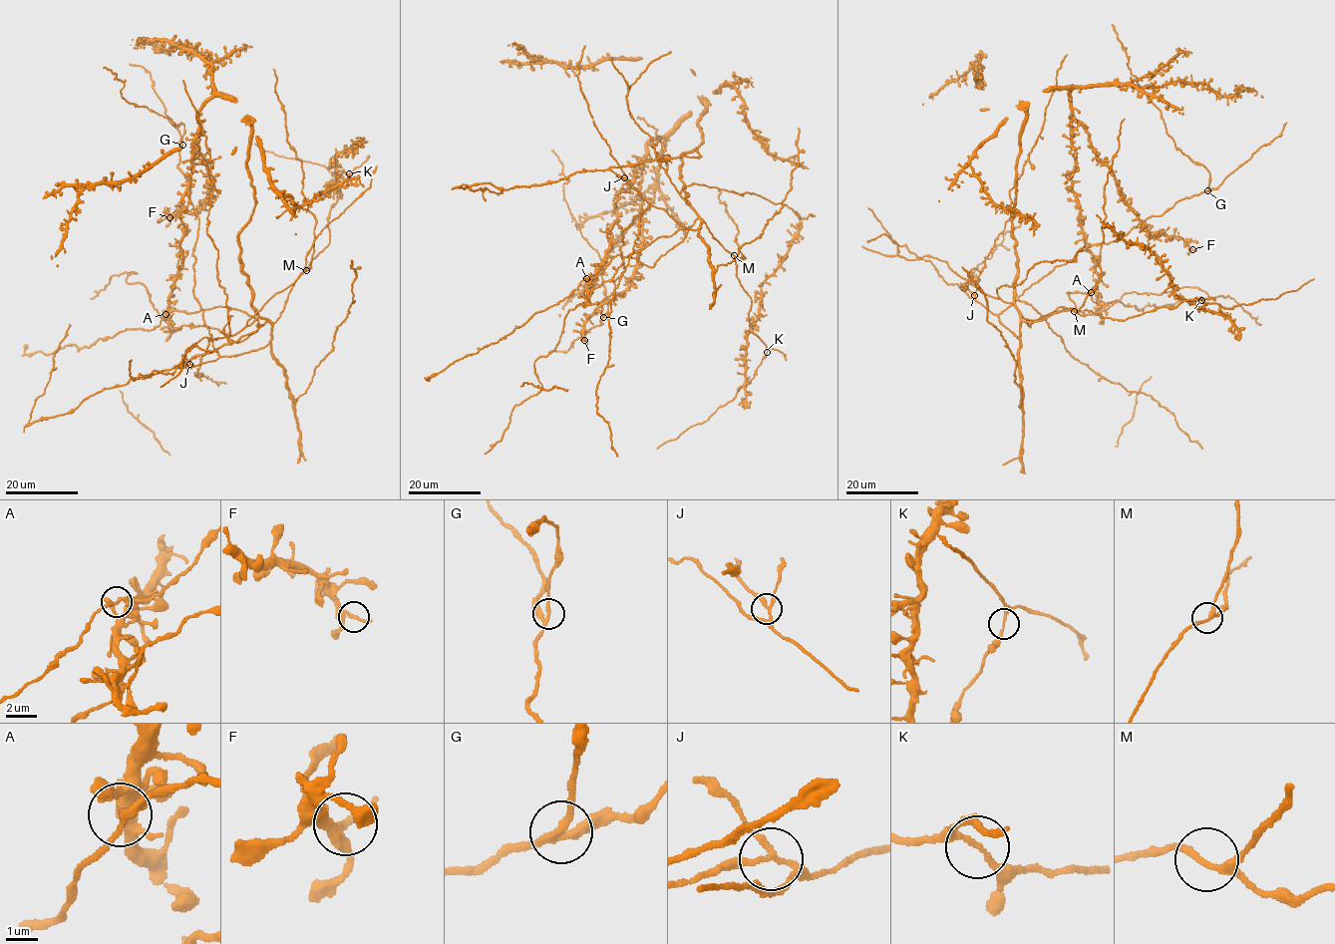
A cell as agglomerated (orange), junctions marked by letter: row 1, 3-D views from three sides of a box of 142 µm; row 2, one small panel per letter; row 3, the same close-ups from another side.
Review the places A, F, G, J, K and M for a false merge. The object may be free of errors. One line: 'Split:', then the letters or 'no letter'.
Split: J

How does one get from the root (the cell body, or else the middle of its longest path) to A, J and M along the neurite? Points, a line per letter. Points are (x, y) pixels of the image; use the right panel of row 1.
A: (1064, 310), (1077, 307), (1067, 292), (1091, 292)
J: (1064, 310), (1038, 320), (1028, 320), (1021, 315), (1018, 338), (974, 295)
M: (1064, 310), (1038, 320), (1021, 317), (1023, 321), (1037, 322), (1063, 311), (1074, 311)

